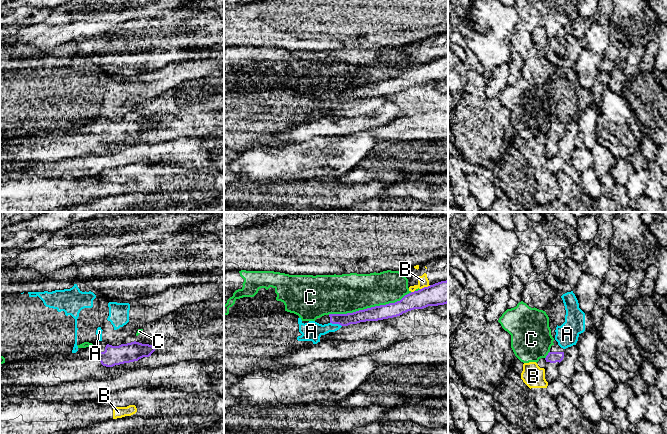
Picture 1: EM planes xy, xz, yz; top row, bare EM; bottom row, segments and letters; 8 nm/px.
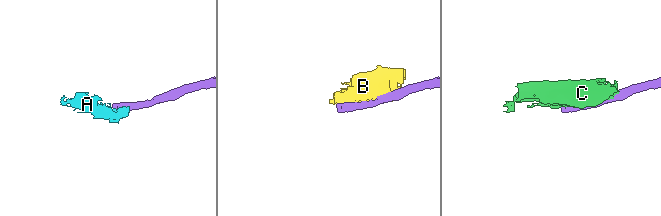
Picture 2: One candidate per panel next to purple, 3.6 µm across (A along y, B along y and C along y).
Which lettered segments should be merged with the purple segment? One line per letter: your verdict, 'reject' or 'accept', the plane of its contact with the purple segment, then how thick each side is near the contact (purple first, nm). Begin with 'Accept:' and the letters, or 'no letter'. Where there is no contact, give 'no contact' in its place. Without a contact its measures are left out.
Accept: no letter
A: reject; meets purple in xz; 100 nm thick on the purple side, 160 nm on the other
B: reject; meets purple in xz; 180 nm thick on the purple side, 90 nm on the other
C: reject; meets purple in xz; 120 nm thick on the purple side, 320 nm on the other

